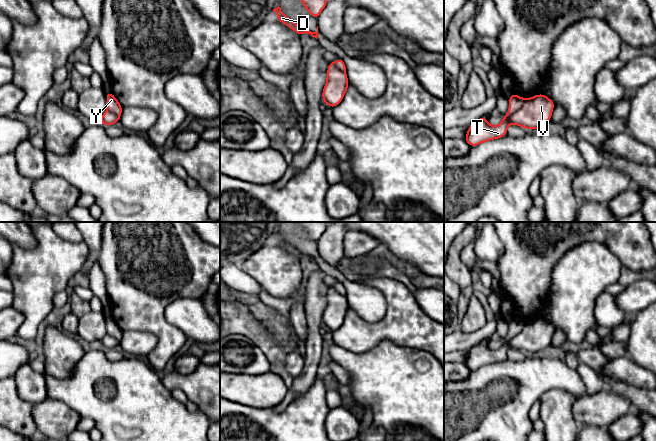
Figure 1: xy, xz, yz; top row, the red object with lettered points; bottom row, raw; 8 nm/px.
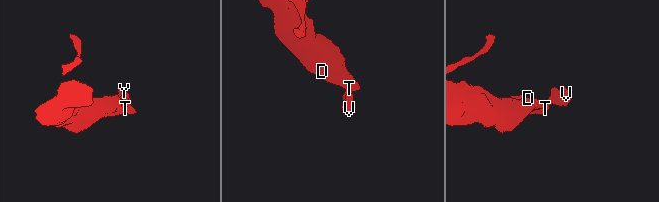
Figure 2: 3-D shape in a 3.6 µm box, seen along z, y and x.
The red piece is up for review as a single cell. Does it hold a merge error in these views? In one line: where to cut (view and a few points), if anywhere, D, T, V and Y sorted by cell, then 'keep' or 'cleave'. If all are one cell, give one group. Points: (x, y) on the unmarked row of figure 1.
cut yz (525, 324), (516, 335), (508, 339), (509, 347); groups D T Y / V; cleave

